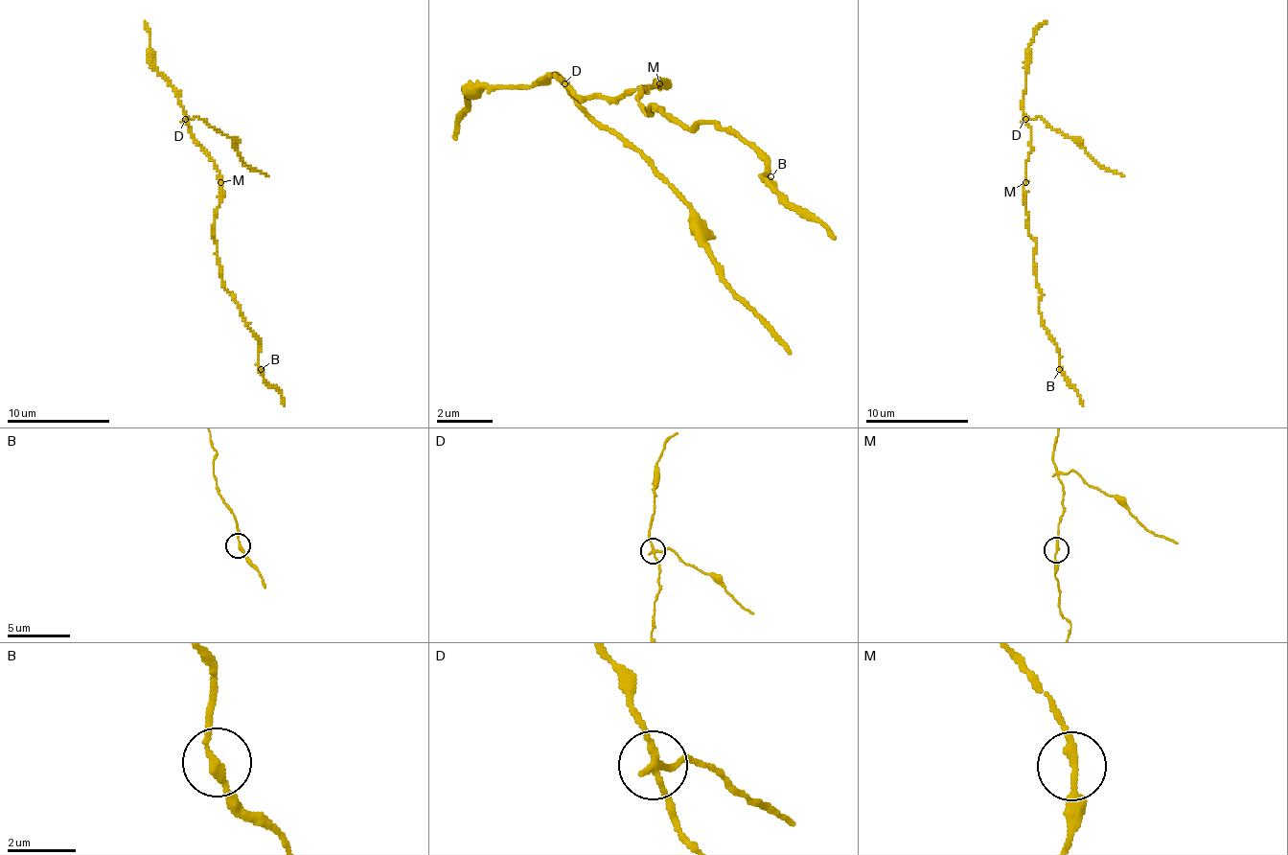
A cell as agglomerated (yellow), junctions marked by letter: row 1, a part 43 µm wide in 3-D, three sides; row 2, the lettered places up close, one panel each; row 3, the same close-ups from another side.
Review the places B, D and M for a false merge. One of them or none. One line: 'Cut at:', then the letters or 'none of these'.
Cut at: D

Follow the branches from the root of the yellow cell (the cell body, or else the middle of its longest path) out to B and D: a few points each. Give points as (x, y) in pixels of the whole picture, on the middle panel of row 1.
B: (657, 78), (644, 92), (651, 113), (651, 106), (686, 127), (700, 120), (728, 127), (770, 176)
D: (657, 78), (657, 85), (644, 85), (622, 99), (580, 99), (566, 85)

